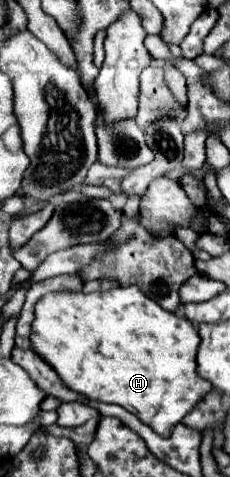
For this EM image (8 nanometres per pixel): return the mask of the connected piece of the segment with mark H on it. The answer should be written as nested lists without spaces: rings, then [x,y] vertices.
[[[137,285],[95,293],[51,291],[35,303],[29,339],[31,351],[35,351],[69,389],[89,399],[121,405],[161,435],[169,435],[173,425],[211,389],[211,385],[195,373],[195,353],[199,347],[197,329],[185,317],[159,309]]]

